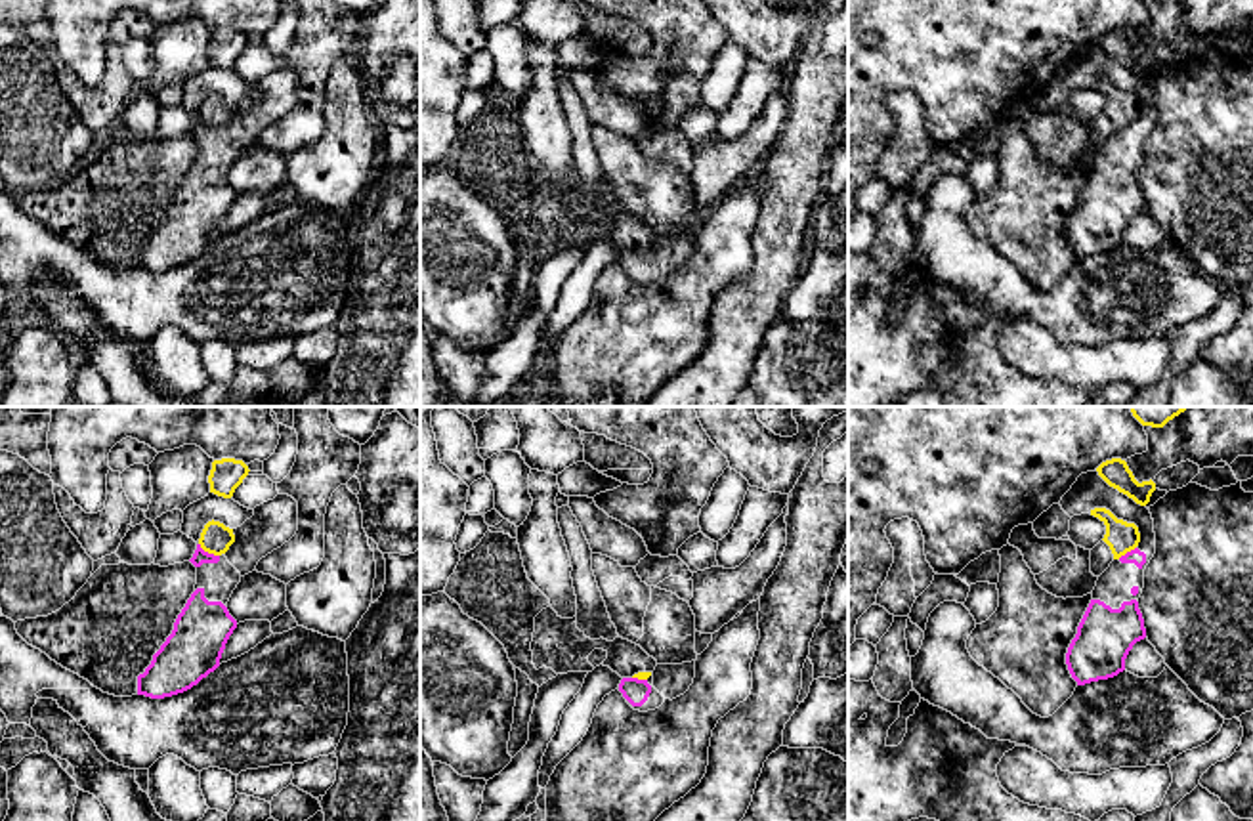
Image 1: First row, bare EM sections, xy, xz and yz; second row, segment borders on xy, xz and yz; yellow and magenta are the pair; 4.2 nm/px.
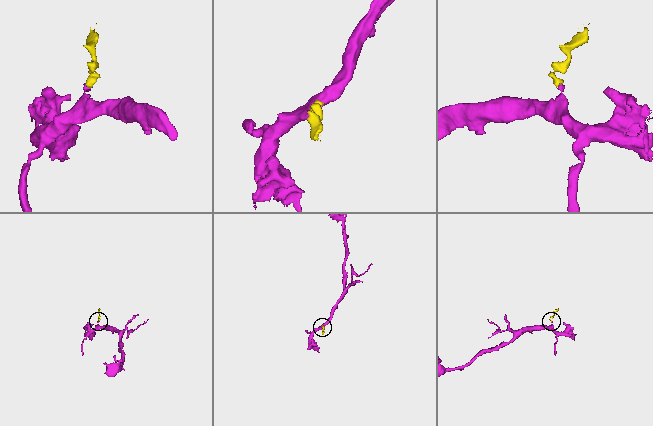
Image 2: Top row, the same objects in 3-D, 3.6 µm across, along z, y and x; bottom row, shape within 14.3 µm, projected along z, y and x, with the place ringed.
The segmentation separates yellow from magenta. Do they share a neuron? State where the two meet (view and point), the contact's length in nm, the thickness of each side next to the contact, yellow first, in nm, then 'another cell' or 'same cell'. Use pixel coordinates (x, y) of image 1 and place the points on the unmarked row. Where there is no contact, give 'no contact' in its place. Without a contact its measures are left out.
xy (209, 125) | 110 nm | 130/60 nm | another cell

